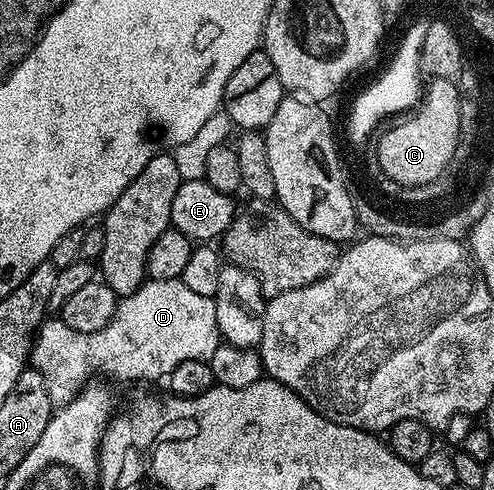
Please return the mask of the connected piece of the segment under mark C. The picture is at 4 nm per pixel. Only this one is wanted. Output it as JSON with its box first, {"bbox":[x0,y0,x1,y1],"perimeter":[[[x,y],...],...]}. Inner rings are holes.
{"bbox":[376,83,456,183],"perimeter":[[[435,83],[431,90],[423,91],[417,106],[401,121],[380,137],[376,155],[384,167],[402,183],[422,183],[439,175],[455,147],[456,111],[455,89],[450,83]]]}

